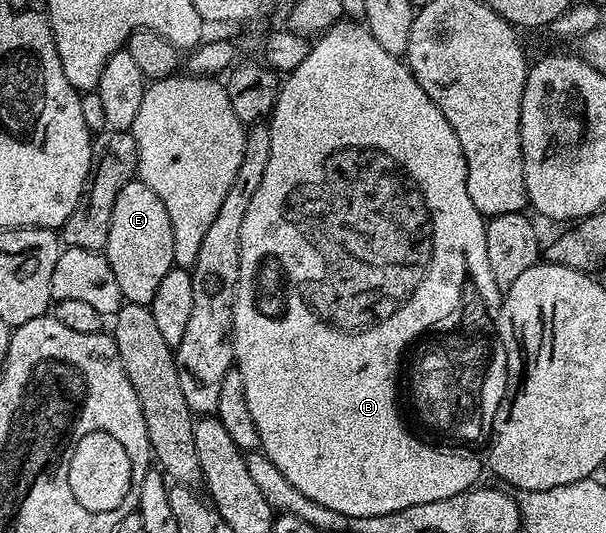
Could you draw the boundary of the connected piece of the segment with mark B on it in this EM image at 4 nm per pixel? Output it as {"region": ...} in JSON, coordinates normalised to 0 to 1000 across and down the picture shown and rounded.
{"region":[[[566,38],[564,54],[546,51],[536,56],[535,69],[540,69],[538,84],[531,77],[517,79],[512,84],[508,103],[495,126],[488,126],[464,154],[459,169],[459,189],[452,195],[452,210],[442,221],[446,238],[446,259],[449,261],[449,291],[442,298],[442,321],[436,321],[436,336],[429,336],[429,351],[422,351],[422,366],[416,366],[416,381],[409,381],[409,398],[403,403],[403,420],[396,424],[396,508],[393,510],[393,529],[386,548],[386,685],[396,696],[396,705],[403,709],[403,749],[409,749],[409,773],[416,779],[416,788],[422,792],[422,809],[429,809],[429,842],[439,852],[449,871],[459,878],[508,936],[521,936],[521,944],[535,951],[548,951],[548,959],[561,959],[561,966],[576,970],[606,970],[607,966],[642,966],[645,959],[662,959],[667,951],[680,951],[686,944],[715,944],[719,936],[746,936],[746,929],[759,929],[769,917],[781,917],[790,908],[789,893],[799,887],[799,874],[794,872],[784,857],[766,846],[746,846],[744,842],[715,842],[696,833],[696,826],[678,818],[660,794],[657,775],[650,767],[650,677],[657,677],[657,655],[670,647],[670,632],[682,632],[696,617],[696,610],[710,610],[733,591],[733,561],[726,568],[723,583],[723,520],[739,520],[743,508],[752,508],[752,497],[766,501],[766,490],[772,493],[772,508],[782,518],[790,540],[797,542],[800,557],[814,567],[820,567],[825,557],[825,544],[818,523],[812,523],[812,501],[805,501],[805,463],[802,462],[802,415],[795,400],[779,381],[779,366],[772,366],[772,343],[769,341],[769,300],[766,283],[759,276],[759,261],[752,261],[752,246],[733,223],[726,201],[706,186],[700,163],[683,146],[683,135],[677,131],[675,122],[655,99],[642,99],[632,92],[622,90],[614,73],[609,54],[602,45],[589,38]]]}

